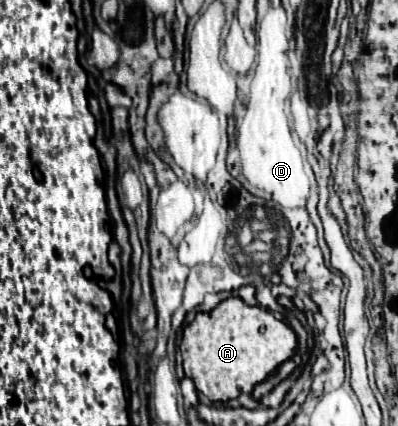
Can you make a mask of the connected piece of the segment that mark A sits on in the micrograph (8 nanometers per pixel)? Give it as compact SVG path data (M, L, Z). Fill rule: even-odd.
M237 296L223 300L211 312L199 312L195 320L185 326L183 342L179 346L185 376L191 378L195 388L213 402L227 402L241 394L251 394L253 386L289 360L295 348L297 336L289 326L261 306L247 306Z

